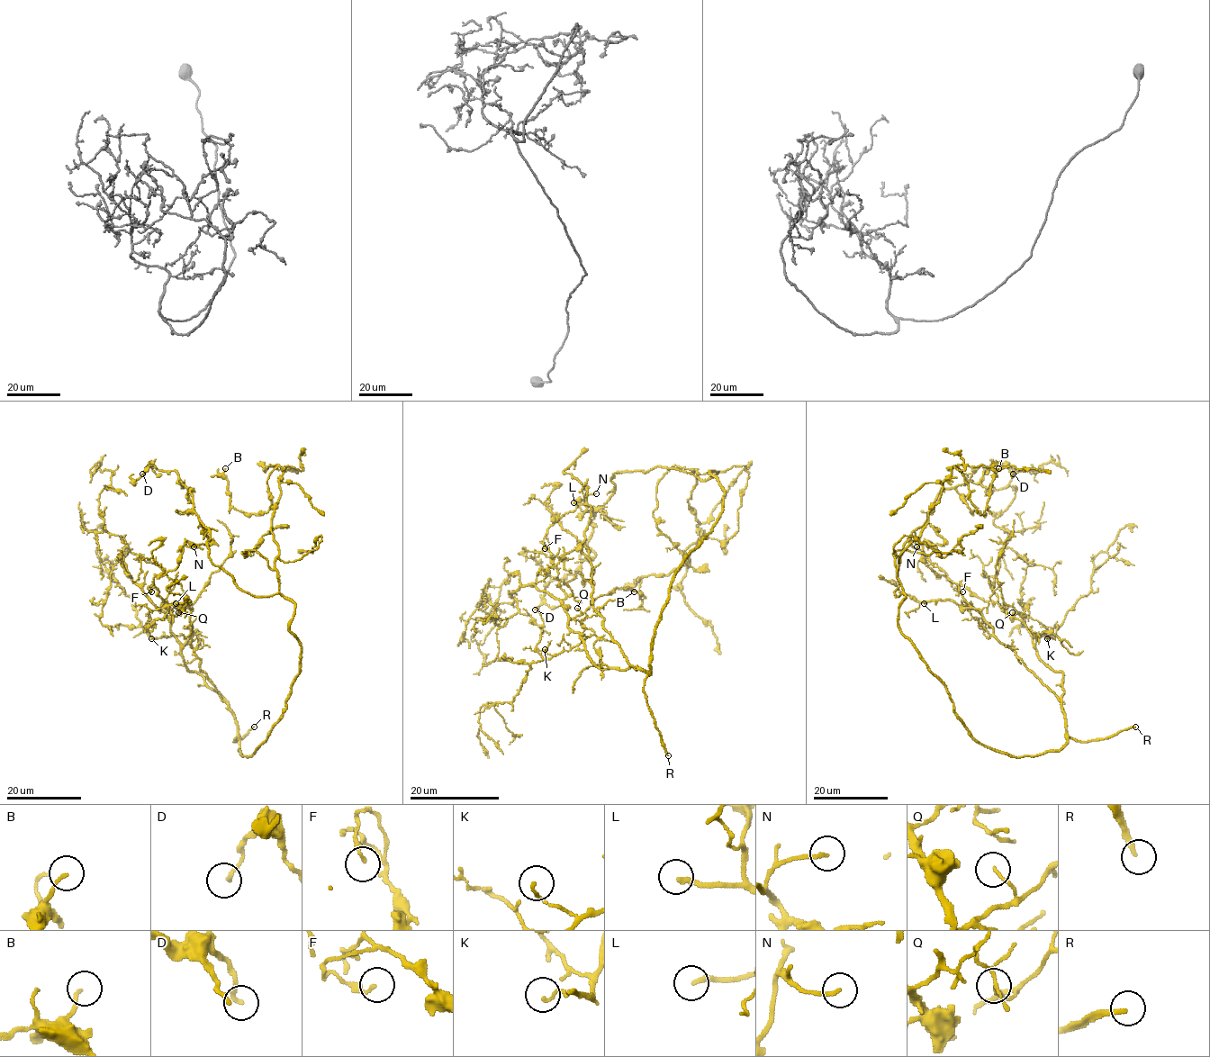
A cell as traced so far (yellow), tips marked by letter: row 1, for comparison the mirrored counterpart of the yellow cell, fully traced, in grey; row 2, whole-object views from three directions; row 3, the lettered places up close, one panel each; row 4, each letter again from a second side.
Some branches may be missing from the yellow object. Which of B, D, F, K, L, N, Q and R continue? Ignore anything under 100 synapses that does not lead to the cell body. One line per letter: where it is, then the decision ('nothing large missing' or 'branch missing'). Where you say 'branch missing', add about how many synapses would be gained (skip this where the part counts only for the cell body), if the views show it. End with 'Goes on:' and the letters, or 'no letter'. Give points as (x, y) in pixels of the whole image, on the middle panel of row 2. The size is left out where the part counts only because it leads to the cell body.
B: at (634, 591); nothing large missing
D: at (535, 609); nothing large missing
F: at (545, 548); nothing large missing
K: at (545, 649); nothing large missing
L: at (573, 502); branch missing; about 120 synapses
N: at (596, 493); nothing large missing
Q: at (577, 608); nothing large missing
R: at (668, 755); branch missing
Goes on: L, R

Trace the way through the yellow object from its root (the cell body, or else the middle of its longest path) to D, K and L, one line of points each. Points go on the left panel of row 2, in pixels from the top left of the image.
D: (252, 754), (299, 673), (294, 603), (242, 591), (209, 556), (191, 489), (152, 461), (142, 474)
K: (252, 754), (244, 756), (239, 751), (239, 726), (230, 704), (187, 669), (181, 654), (185, 638), (151, 638)
L: (252, 754), (241, 754), (235, 714), (190, 645), (191, 610), (182, 607), (190, 600), (176, 603)

